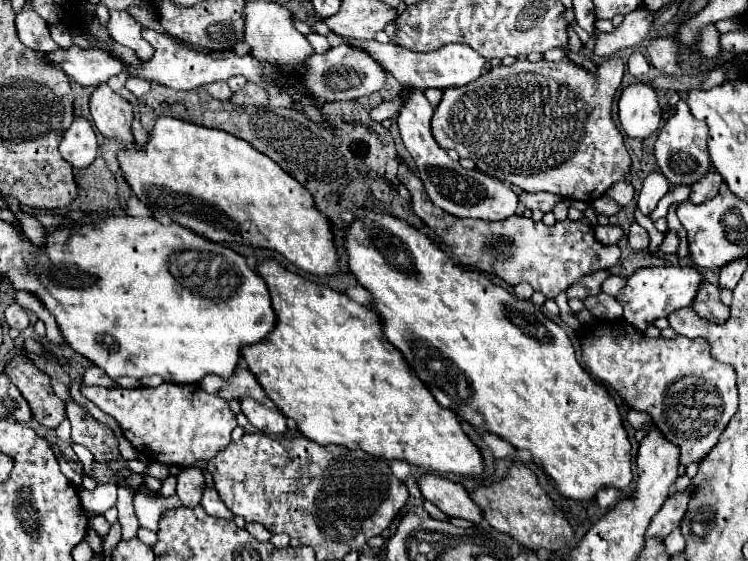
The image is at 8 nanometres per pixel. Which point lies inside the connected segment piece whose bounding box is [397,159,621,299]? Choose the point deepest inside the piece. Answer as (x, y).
(550, 258)

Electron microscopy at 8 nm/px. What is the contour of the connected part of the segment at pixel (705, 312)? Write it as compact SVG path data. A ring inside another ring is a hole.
M703 281L703 285L699 285L699 293L695 295L691 309L695 309L695 313L699 313L701 317L719 323L727 321L727 313L729 313L729 307L725 307L719 299L719 287L709 281Z

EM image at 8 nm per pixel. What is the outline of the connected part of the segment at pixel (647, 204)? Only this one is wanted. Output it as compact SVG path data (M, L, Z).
M653 171L653 173L649 173L647 177L649 177L649 179L643 181L643 187L641 187L639 197L637 197L637 207L639 207L645 215L649 215L649 213L657 207L659 199L669 191L669 181L665 179L663 173Z

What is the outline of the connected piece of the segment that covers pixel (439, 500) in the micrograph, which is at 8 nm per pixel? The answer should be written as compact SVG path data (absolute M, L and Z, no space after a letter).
M425 473L419 479L419 491L431 503L435 503L445 515L461 517L473 521L475 525L483 523L481 509L471 501L469 493L459 485L441 475Z

